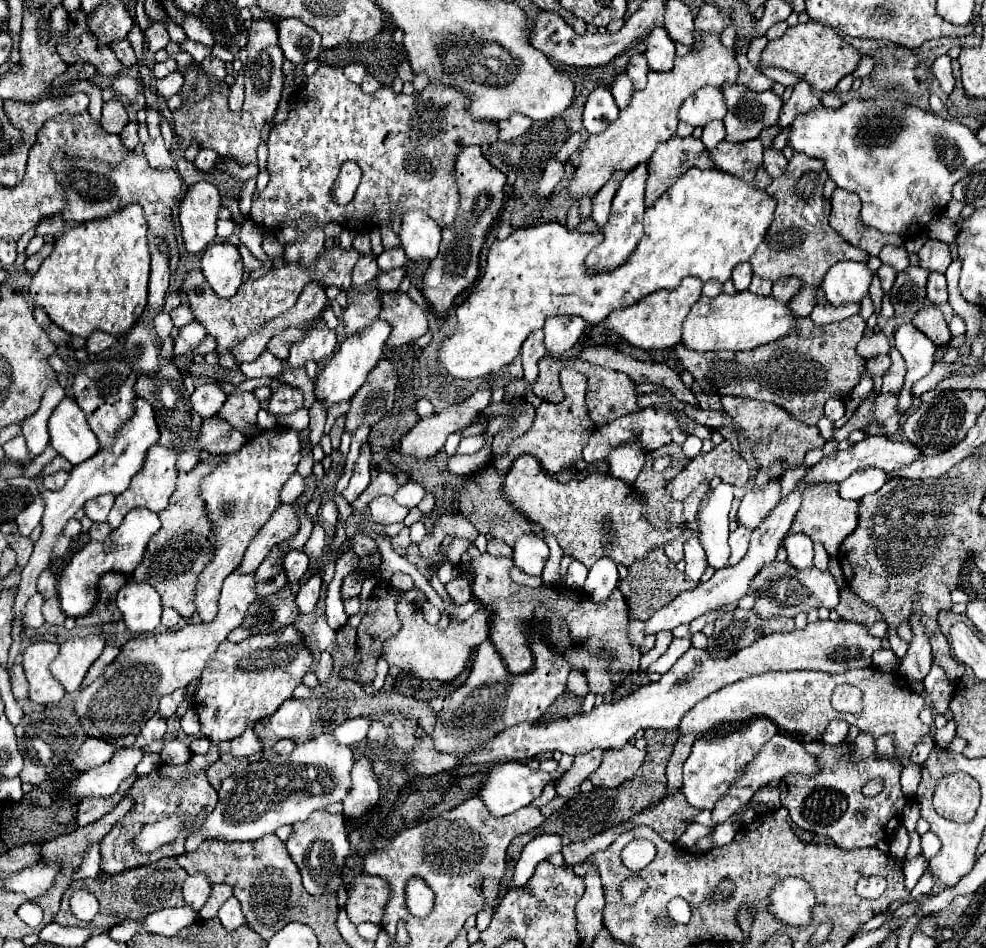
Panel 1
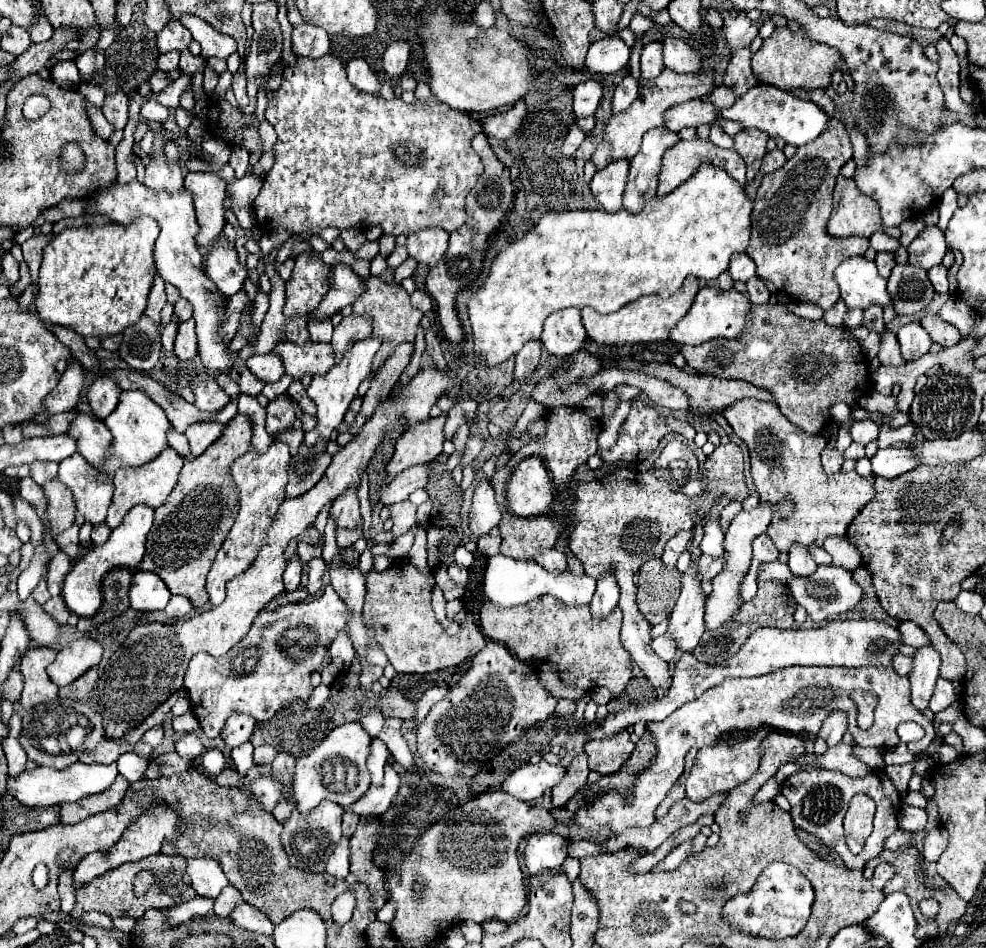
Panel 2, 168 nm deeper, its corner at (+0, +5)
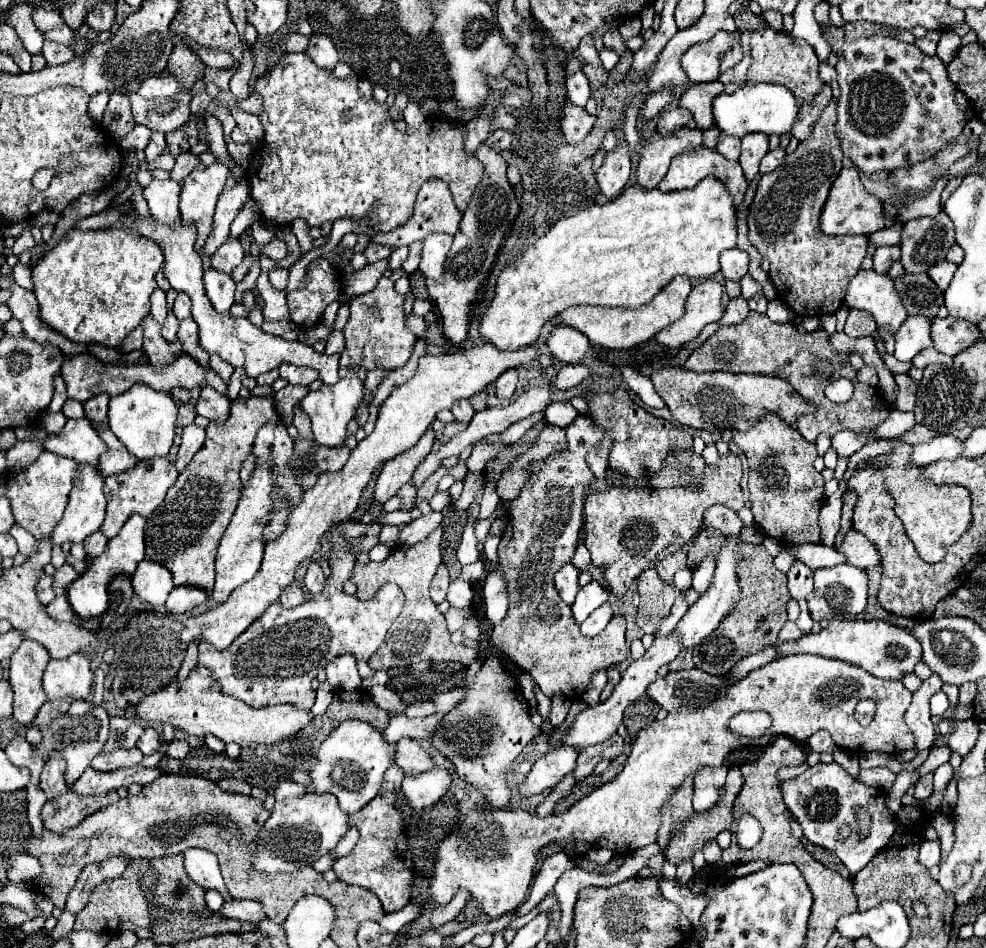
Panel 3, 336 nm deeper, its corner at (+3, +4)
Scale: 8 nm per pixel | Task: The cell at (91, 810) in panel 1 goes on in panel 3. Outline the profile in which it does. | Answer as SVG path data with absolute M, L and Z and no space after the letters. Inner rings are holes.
M66 792L56 800L50 800L42 808L42 822L46 830L66 832L78 826L92 812L118 802L116 792L108 792L104 796L76 796L74 792Z

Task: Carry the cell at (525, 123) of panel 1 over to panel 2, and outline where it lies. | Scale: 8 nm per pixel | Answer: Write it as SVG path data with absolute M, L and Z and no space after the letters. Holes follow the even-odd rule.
M517 103L515 107L511 107L505 113L491 115L491 117L483 119L483 133L493 135L499 141L505 141L511 135L515 135L515 131L521 127L521 121L523 121L525 113L527 113L525 103Z

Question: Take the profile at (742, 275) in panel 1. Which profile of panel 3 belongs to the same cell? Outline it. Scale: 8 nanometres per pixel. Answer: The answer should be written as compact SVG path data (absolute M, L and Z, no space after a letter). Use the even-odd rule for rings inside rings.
M738 248L724 250L720 256L720 266L726 280L742 280L748 274L748 254Z

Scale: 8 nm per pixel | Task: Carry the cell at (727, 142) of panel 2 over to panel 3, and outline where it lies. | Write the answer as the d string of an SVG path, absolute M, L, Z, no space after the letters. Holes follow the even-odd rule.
M720 136L720 142L718 142L718 148L716 148L724 158L728 160L738 160L740 156L740 140L736 140L734 136Z

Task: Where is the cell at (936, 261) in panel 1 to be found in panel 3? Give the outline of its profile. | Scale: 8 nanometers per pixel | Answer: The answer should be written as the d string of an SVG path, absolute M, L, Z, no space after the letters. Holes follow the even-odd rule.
M938 212L934 218L910 220L902 228L900 262L910 274L928 272L934 264L946 260L946 252L954 242L954 224L946 212Z

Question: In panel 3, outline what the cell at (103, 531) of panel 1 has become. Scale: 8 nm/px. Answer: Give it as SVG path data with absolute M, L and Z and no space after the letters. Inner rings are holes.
M98 530L98 532L94 532L92 536L88 536L88 538L84 540L86 556L88 556L88 558L96 558L96 556L100 556L100 554L104 552L106 544L108 544L108 538L106 538L100 530Z

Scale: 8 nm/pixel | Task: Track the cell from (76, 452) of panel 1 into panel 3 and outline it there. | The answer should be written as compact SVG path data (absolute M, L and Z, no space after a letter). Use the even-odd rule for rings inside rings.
M110 430L100 432L100 436L108 444L108 452L100 460L100 470L102 470L104 476L126 472L126 470L130 470L130 468L134 468L138 464L138 460L124 448L124 444Z

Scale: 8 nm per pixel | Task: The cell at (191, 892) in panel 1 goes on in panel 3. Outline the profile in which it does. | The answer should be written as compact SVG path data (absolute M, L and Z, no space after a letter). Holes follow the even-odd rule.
M188 848L184 852L184 866L188 876L196 884L202 884L202 888L216 888L220 892L226 892L216 854L200 848Z

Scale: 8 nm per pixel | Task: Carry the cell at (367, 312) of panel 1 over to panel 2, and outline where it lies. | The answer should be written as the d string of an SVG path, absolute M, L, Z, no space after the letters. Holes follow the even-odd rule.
M349 315L343 317L343 321L335 327L331 345L335 351L335 359L339 359L339 353L345 351L345 347L351 347L351 343L371 335L371 317L369 315Z

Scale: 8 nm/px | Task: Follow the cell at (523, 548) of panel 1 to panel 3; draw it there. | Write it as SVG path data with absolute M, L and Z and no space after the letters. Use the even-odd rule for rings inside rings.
M564 564L558 574L556 574L556 590L560 594L560 598L570 606L580 590L580 584L578 584L578 570L574 564Z

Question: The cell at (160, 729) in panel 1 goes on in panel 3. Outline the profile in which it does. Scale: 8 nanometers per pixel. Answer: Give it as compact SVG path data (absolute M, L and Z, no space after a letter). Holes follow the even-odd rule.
M146 726L144 732L142 732L142 736L140 736L138 742L136 742L136 748L138 748L142 754L148 756L148 754L154 754L160 746L162 746L162 742L160 742L158 732L156 732L152 726Z

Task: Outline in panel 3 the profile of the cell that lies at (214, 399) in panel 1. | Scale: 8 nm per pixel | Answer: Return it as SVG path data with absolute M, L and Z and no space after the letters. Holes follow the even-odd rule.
M204 386L200 392L200 398L196 400L196 412L208 418L210 422L224 424L230 416L230 400L220 392L216 392L214 388Z

